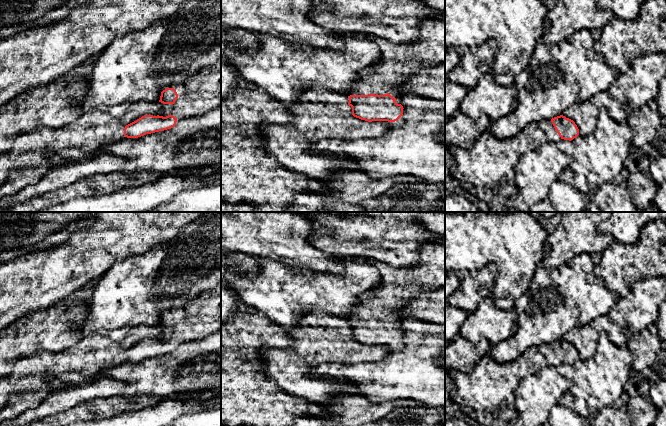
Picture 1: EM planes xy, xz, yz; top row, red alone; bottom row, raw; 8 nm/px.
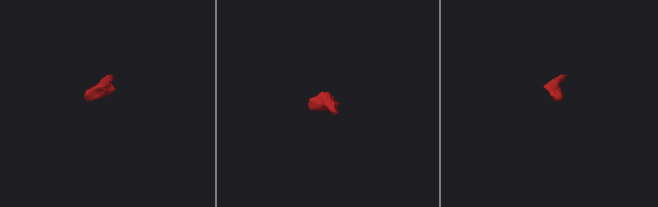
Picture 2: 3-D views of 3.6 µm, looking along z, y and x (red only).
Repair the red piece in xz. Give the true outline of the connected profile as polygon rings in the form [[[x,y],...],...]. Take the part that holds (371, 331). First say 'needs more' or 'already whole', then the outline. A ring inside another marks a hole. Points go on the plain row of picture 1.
needs more | [[[443,243],[424,244],[418,252],[420,262],[408,268],[394,268],[372,257],[363,258],[378,270],[381,283],[374,291],[367,291],[360,295],[358,303],[353,308],[353,318],[348,320],[348,329],[352,331],[354,341],[368,346],[388,345],[391,350],[402,350],[406,346],[401,328],[402,318],[407,315],[402,309],[420,293],[445,287],[445,245]]]

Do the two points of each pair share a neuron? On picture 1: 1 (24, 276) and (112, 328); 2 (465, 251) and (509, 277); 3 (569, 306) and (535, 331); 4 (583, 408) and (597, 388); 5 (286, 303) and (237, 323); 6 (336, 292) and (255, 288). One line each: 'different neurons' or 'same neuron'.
1: different neurons
2: same neuron
3: same neuron
4: same neuron
5: different neurons
6: same neuron

